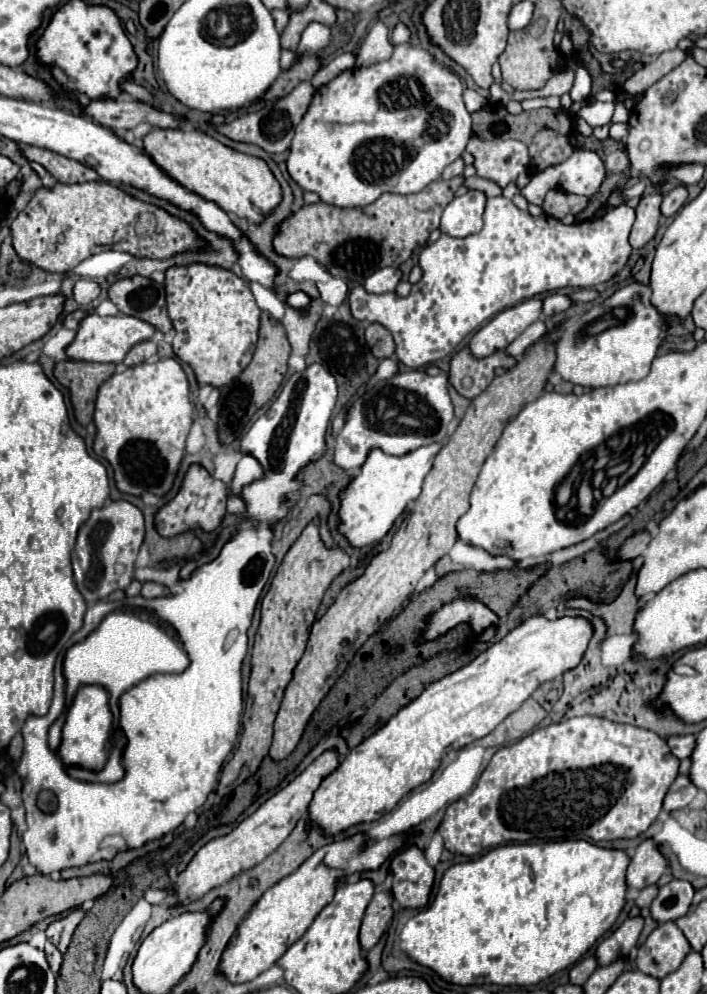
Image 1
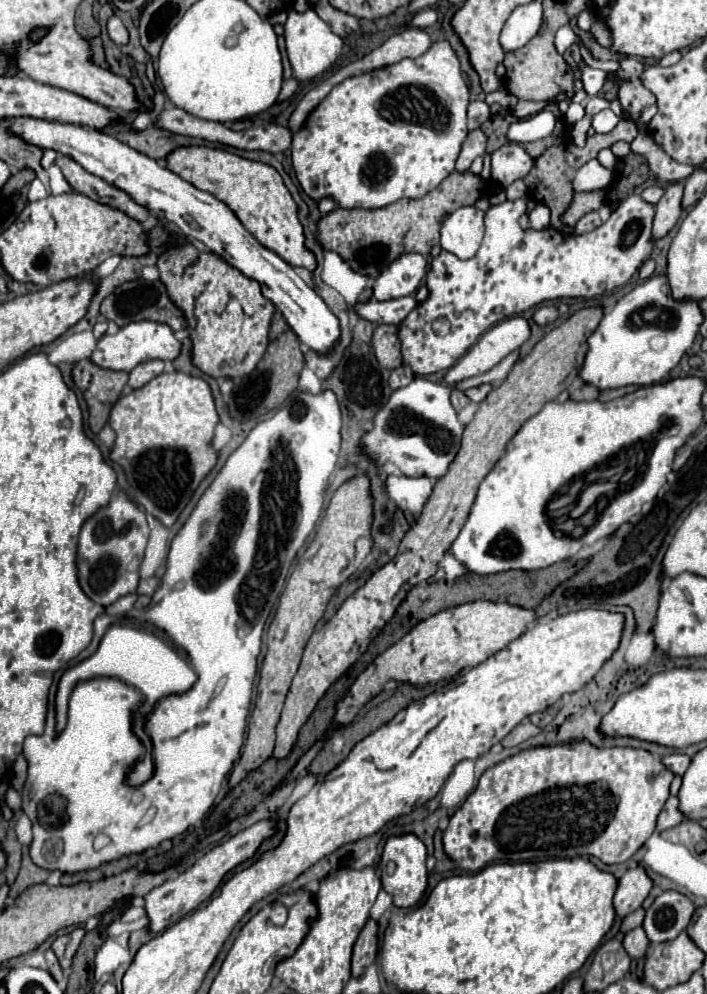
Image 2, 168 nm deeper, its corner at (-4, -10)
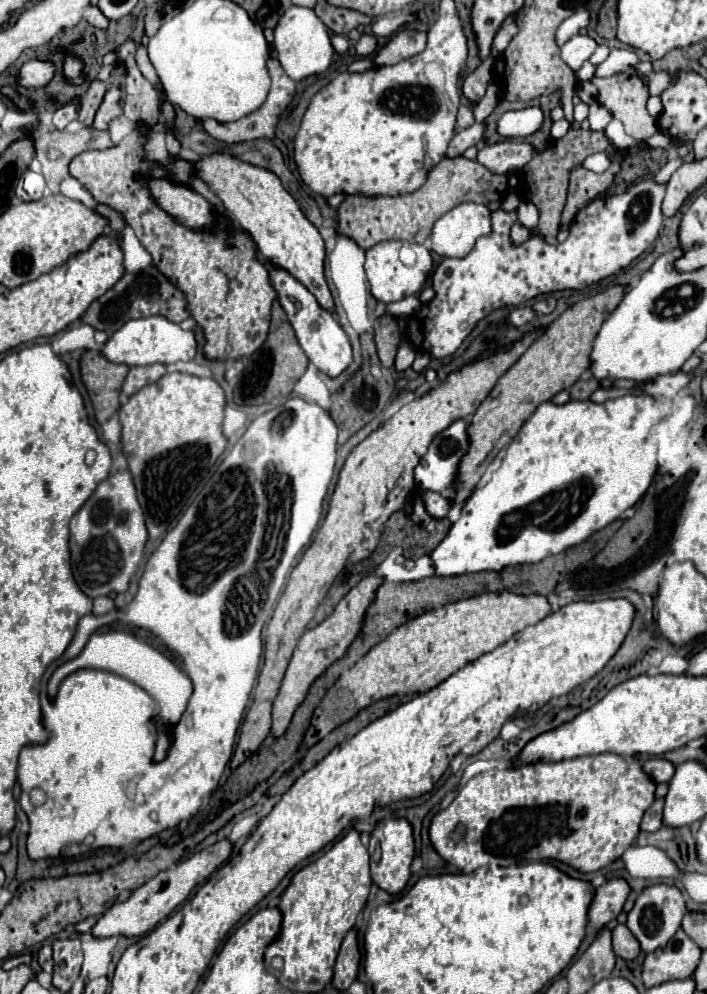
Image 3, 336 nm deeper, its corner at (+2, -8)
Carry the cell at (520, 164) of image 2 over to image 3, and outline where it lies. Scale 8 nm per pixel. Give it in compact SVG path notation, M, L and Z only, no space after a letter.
M500 141L494 145L486 145L478 151L478 163L482 163L488 171L498 175L518 173L534 155L534 149L528 143L518 141Z

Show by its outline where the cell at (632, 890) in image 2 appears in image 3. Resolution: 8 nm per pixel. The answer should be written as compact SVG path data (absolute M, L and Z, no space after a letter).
M612 877L608 879L602 887L596 889L596 897L590 907L590 925L594 927L604 927L612 919L618 917L622 911L626 899L630 895L630 885L622 877Z

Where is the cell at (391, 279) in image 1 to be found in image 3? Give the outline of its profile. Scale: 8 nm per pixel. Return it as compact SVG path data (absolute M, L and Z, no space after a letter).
M382 241L366 251L366 277L370 283L370 293L382 301L392 303L408 295L418 295L432 271L432 257L422 244L405 241Z

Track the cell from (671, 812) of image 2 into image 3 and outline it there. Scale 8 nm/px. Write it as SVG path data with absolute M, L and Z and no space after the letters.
M656 799L656 801L646 809L644 819L642 819L642 825L640 825L642 831L656 831L656 829L660 829L660 827L664 825L664 821L662 821L662 817L660 817L662 809L664 809L664 799Z

